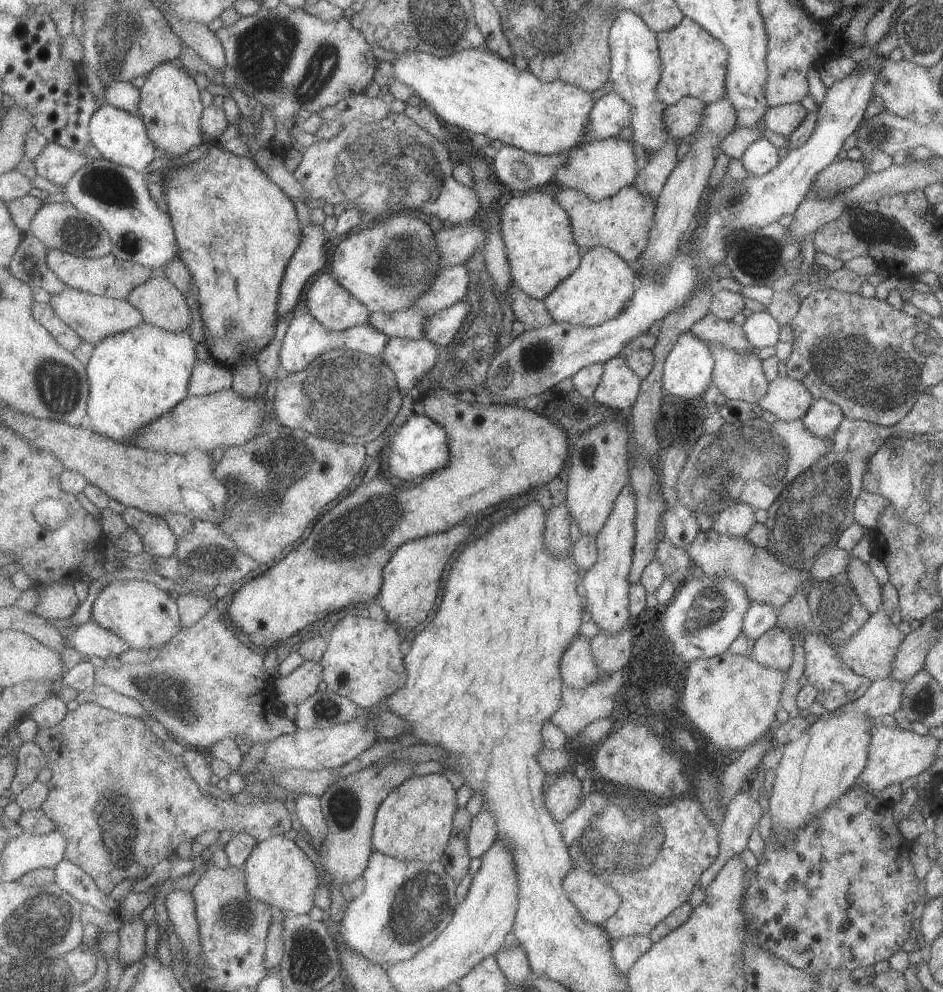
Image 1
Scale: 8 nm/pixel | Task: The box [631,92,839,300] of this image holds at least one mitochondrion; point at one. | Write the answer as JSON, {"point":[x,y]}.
{"point":[756,255]}

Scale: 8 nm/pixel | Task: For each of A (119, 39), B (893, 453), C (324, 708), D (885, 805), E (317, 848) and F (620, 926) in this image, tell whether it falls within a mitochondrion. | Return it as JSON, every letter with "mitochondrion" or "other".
{"A":"mitochondrion","B":"other","C":"mitochondrion","D":"other","E":"other","F":"other"}

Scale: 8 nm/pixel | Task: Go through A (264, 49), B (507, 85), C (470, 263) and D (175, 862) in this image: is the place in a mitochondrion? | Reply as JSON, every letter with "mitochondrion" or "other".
{"A":"mitochondrion","B":"other","C":"other","D":"other"}

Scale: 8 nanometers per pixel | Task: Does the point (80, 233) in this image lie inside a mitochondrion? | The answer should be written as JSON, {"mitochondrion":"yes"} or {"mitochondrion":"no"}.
{"mitochondrion":"yes"}

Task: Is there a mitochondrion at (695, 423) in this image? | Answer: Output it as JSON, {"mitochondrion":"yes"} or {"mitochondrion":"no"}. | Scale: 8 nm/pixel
{"mitochondrion":"no"}

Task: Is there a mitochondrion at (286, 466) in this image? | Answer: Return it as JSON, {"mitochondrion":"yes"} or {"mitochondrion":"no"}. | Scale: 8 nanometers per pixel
{"mitochondrion":"yes"}

